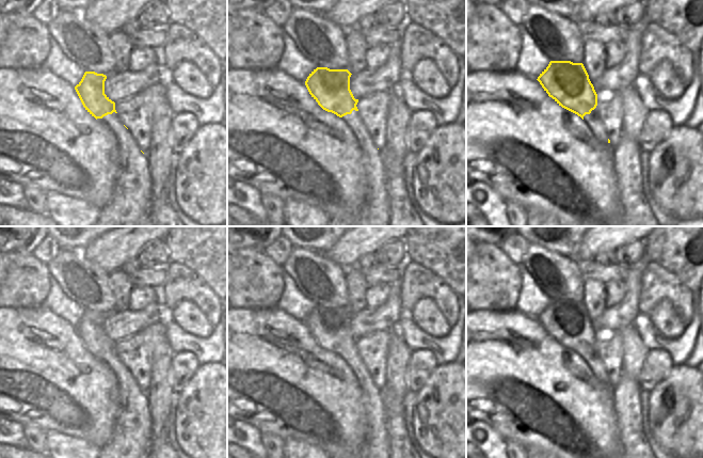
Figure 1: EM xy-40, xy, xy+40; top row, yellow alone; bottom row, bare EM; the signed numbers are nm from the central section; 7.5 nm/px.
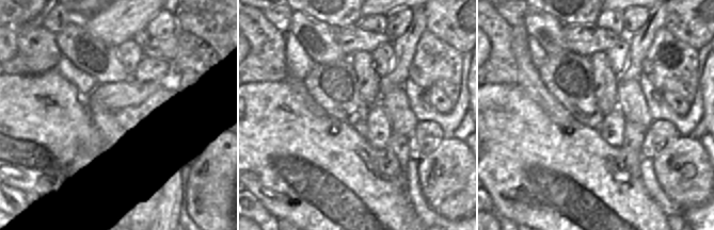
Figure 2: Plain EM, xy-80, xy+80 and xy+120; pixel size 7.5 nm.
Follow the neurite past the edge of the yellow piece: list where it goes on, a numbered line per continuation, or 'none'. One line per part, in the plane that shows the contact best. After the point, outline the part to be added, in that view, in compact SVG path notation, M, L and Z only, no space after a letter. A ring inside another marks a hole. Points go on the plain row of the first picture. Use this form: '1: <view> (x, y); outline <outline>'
1: xy (377, 444); outline M353 349L351 353L341 358L352 369L363 393L363 406L367 416L367 440L355 454L336 458L388 458L386 412L380 389L372 381L357 350Z

